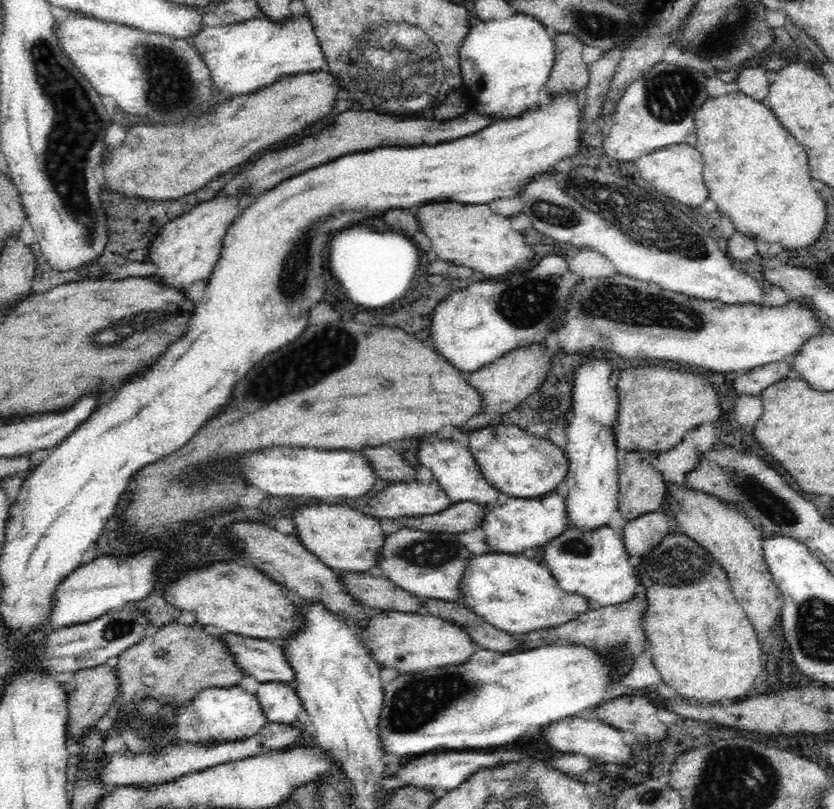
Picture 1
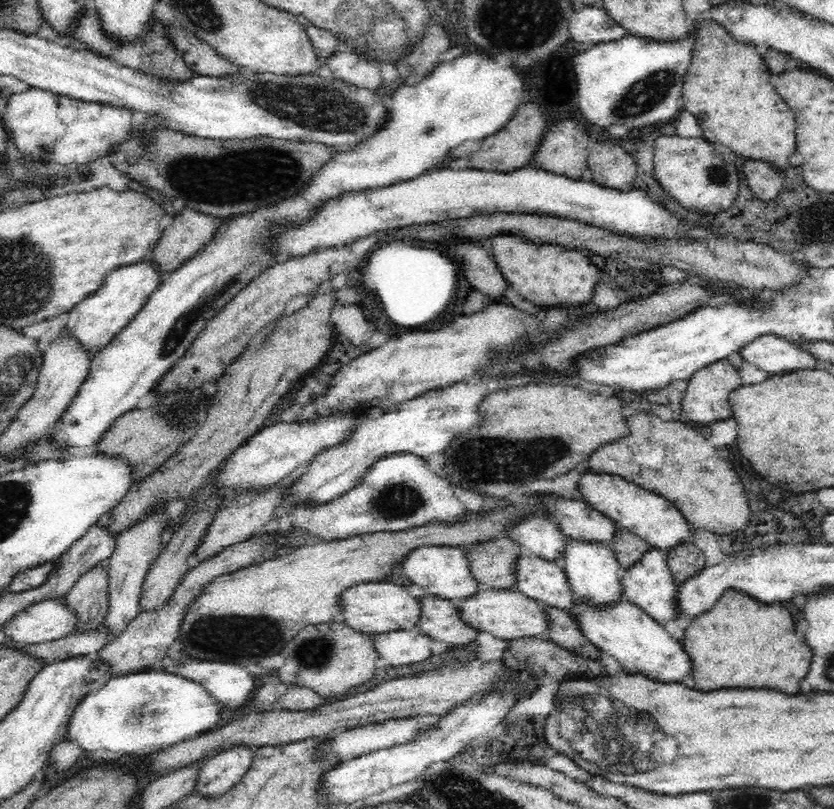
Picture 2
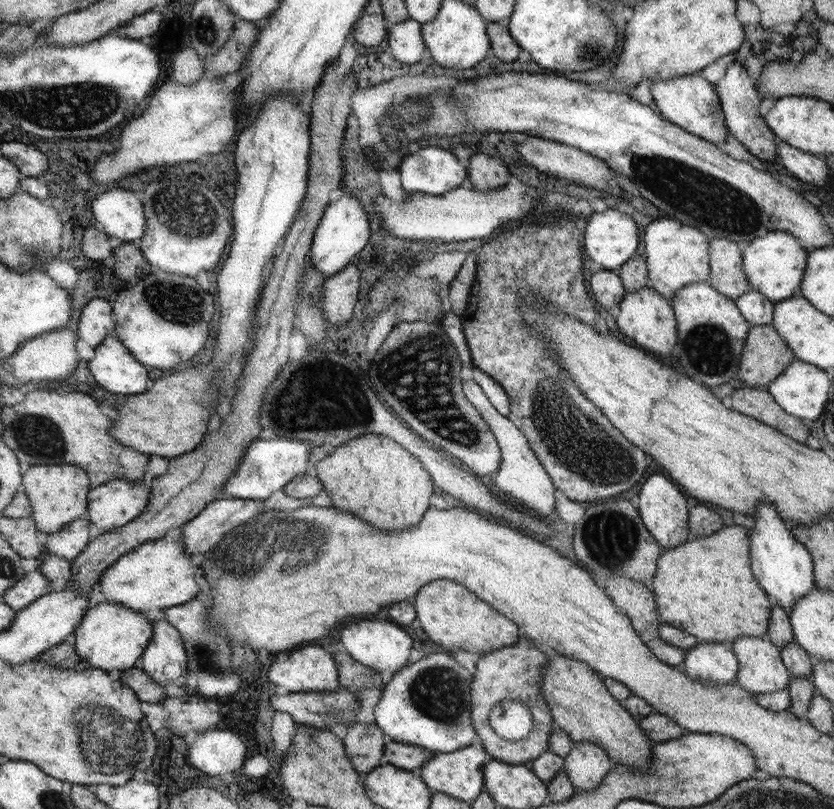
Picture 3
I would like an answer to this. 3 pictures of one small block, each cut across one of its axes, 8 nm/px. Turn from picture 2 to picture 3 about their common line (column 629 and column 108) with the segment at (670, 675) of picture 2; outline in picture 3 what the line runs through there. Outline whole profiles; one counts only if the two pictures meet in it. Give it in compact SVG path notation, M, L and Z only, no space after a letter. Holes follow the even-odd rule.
M102 602L86 610L78 629L74 630L74 647L80 655L80 662L88 662L91 668L105 670L128 670L141 660L146 646L152 639L152 620L142 611L134 611L122 603Z

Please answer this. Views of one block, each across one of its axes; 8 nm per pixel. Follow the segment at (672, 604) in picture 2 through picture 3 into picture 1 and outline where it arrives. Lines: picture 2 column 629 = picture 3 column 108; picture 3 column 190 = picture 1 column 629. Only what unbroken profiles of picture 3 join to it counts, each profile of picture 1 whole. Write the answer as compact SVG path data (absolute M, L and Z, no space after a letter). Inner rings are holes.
M566 525L564 532L547 542L543 563L557 580L558 586L570 594L580 594L594 606L619 605L634 598L639 576L628 562L625 541L613 529L602 527L593 532L582 532Z

